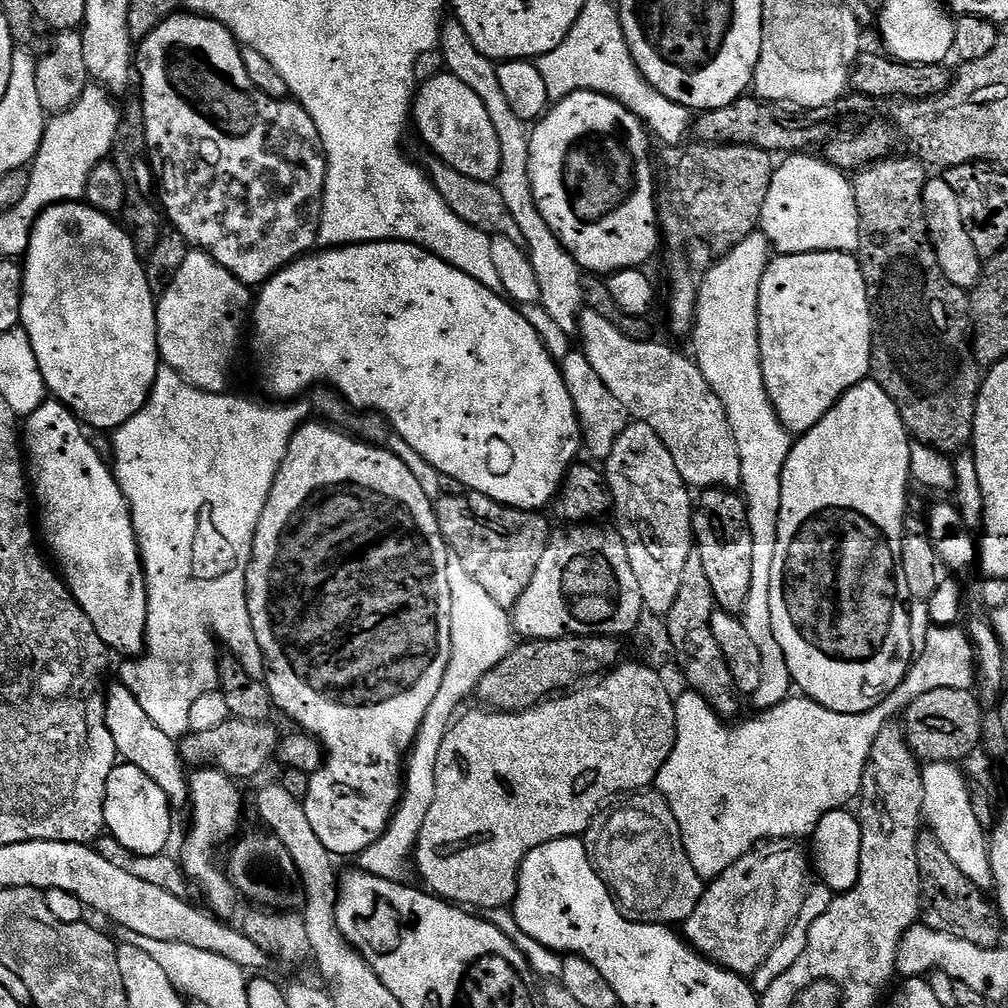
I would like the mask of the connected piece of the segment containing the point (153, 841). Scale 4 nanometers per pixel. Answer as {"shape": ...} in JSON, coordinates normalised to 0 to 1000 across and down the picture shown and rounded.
{"shape":[[[120,757],[109,768],[103,793],[103,820],[113,832],[121,835],[121,839],[125,839],[125,843],[133,843],[137,847],[163,845],[166,842],[167,832],[171,829],[171,809],[173,809],[173,803],[167,797],[165,788],[161,788],[161,784],[157,784],[155,777],[145,772],[145,768],[137,764],[137,760]]]}

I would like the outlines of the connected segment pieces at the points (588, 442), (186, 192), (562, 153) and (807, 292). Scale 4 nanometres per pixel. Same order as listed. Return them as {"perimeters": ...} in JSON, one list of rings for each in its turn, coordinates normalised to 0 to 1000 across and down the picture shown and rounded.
{"perimeters":[[[[568,347],[564,349],[561,357],[558,358],[558,368],[560,378],[565,387],[565,395],[569,395],[571,409],[575,413],[575,431],[578,443],[584,448],[586,455],[591,458],[602,457],[605,446],[609,446],[609,438],[621,427],[625,419],[622,407],[605,391],[601,379],[593,375],[593,367],[585,363],[585,359],[579,354],[578,348]]],[[[172,14],[160,22],[149,35],[137,44],[137,83],[143,101],[145,141],[148,156],[157,168],[157,198],[166,221],[180,230],[191,247],[205,250],[232,276],[247,284],[260,284],[286,262],[305,254],[314,245],[317,236],[317,217],[321,211],[321,186],[325,176],[325,158],[321,156],[321,142],[312,125],[312,117],[293,98],[273,99],[264,94],[244,73],[242,53],[228,29],[207,16]]],[[[570,91],[569,93],[565,93],[560,99],[551,100],[551,102],[545,106],[539,118],[537,118],[535,122],[527,128],[524,140],[526,141],[526,181],[530,185],[530,196],[534,200],[534,208],[538,208],[538,216],[542,216],[542,220],[546,224],[546,228],[550,228],[550,232],[556,237],[558,244],[562,244],[562,248],[573,259],[573,261],[575,261],[576,267],[583,272],[586,272],[586,270],[599,270],[598,272],[606,272],[609,270],[616,270],[618,266],[635,266],[636,264],[639,264],[639,261],[641,261],[642,258],[650,252],[651,245],[653,245],[654,242],[657,242],[657,226],[653,221],[653,214],[651,218],[651,167],[647,164],[647,143],[649,144],[649,139],[639,120],[634,119],[634,117],[631,116],[625,108],[621,105],[617,105],[612,99],[607,98],[605,95],[598,95],[592,91]]],[[[797,250],[796,252],[770,252],[763,257],[756,272],[754,291],[752,292],[752,331],[754,332],[754,358],[756,371],[764,399],[768,403],[774,418],[786,431],[803,429],[826,403],[849,381],[862,376],[865,368],[865,301],[861,298],[861,289],[852,257],[839,250]]]]}

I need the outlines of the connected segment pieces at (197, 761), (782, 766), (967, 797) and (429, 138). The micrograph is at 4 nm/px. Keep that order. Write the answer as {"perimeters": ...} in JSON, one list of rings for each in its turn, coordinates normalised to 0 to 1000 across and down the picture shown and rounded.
{"perimeters":[[[[229,712],[220,716],[210,724],[199,726],[188,725],[187,729],[178,735],[179,750],[184,759],[191,763],[210,760],[219,762],[225,770],[235,776],[243,776],[249,770],[254,770],[275,749],[280,726],[266,714],[236,714]]],[[[925,621],[922,622],[922,627],[917,631],[917,648],[910,650],[908,654],[906,654],[905,662],[901,665],[901,670],[898,671],[895,678],[892,679],[886,687],[878,692],[875,697],[872,698],[869,702],[864,702],[863,704],[859,704],[855,708],[831,708],[827,704],[823,704],[819,700],[815,700],[812,696],[808,696],[807,694],[803,694],[799,692],[797,689],[790,688],[787,689],[785,692],[778,694],[772,700],[768,700],[767,702],[759,702],[753,708],[750,708],[750,711],[747,714],[738,714],[735,713],[733,716],[735,718],[730,718],[725,722],[725,717],[720,716],[719,711],[715,710],[713,706],[710,705],[709,702],[703,698],[702,694],[696,690],[693,690],[692,688],[686,686],[686,685],[679,685],[679,688],[676,690],[672,689],[670,691],[671,695],[671,739],[669,740],[669,744],[665,748],[665,752],[661,752],[661,760],[657,760],[657,764],[653,768],[653,772],[650,776],[650,781],[653,783],[656,790],[661,792],[661,796],[665,800],[665,804],[669,808],[669,812],[673,812],[673,819],[677,823],[677,835],[679,836],[679,842],[681,843],[681,847],[685,851],[685,855],[688,855],[688,863],[692,863],[692,867],[694,870],[698,872],[700,875],[705,875],[710,872],[710,870],[715,869],[715,867],[724,859],[728,859],[728,855],[732,855],[732,851],[736,851],[740,846],[746,844],[747,841],[751,840],[755,835],[761,835],[764,833],[784,833],[787,831],[798,831],[794,829],[800,829],[800,831],[805,830],[807,825],[809,824],[810,820],[813,817],[813,813],[816,812],[820,806],[827,805],[829,803],[836,803],[838,800],[841,800],[845,794],[848,795],[853,788],[853,781],[855,780],[855,772],[857,771],[857,765],[859,764],[859,760],[861,759],[861,753],[863,752],[863,744],[867,740],[867,732],[871,732],[871,728],[875,728],[875,724],[878,720],[881,719],[882,716],[888,715],[890,711],[894,709],[900,703],[901,699],[905,698],[911,692],[915,692],[915,688],[923,688],[923,685],[931,685],[932,683],[945,683],[946,685],[961,685],[965,682],[964,678],[969,678],[970,675],[970,660],[968,658],[968,644],[964,641],[964,633],[963,630],[959,626],[956,627],[952,624],[952,621],[945,621],[942,623],[934,623],[932,621]]],[[[918,757],[917,767],[917,809],[916,816],[928,826],[935,843],[966,875],[966,879],[977,883],[984,881],[984,864],[982,863],[981,826],[966,812],[963,799],[962,774],[951,766],[947,757]]],[[[438,73],[420,80],[413,95],[413,127],[417,135],[429,146],[430,156],[441,159],[450,169],[471,179],[491,180],[496,173],[498,153],[494,145],[494,133],[490,133],[490,121],[478,105],[478,97],[454,81],[447,73]]]]}

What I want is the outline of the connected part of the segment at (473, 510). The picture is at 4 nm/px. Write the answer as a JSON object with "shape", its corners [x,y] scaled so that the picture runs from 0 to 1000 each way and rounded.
{"shape":[[[462,487],[457,493],[444,493],[438,491],[431,500],[433,506],[433,517],[440,537],[444,539],[445,545],[454,554],[458,554],[458,562],[466,565],[466,573],[494,597],[502,605],[507,604],[518,593],[518,589],[530,573],[530,567],[534,565],[534,560],[538,558],[538,550],[542,550],[546,523],[544,516],[532,506],[523,504],[504,504],[501,500],[490,498],[473,488]]]}

